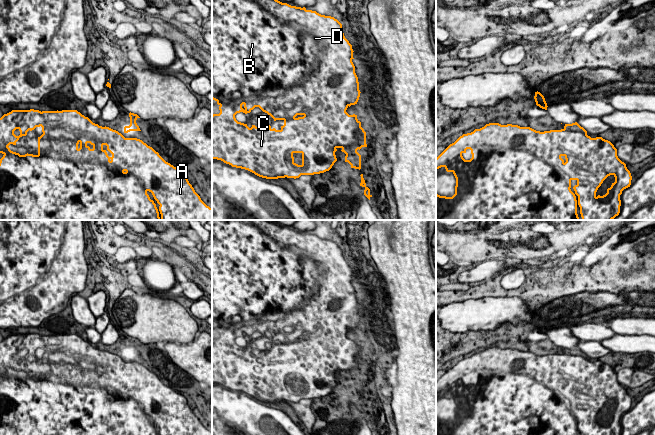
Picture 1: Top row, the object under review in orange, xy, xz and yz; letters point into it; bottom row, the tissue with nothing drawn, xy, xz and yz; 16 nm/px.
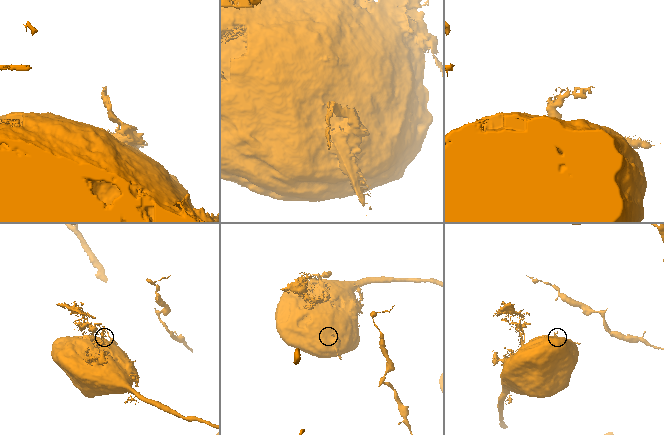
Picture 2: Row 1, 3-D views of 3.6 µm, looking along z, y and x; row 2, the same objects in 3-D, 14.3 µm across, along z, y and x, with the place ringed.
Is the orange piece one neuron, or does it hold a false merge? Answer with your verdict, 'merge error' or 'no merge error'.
no merge error

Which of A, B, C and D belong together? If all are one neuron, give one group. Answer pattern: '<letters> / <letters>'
A B C D

